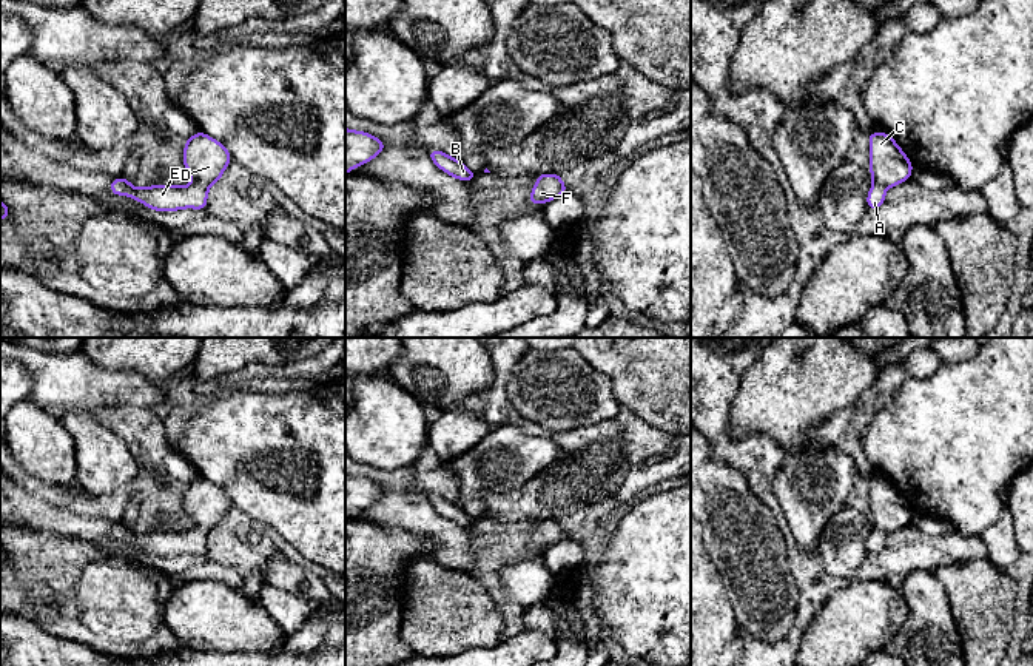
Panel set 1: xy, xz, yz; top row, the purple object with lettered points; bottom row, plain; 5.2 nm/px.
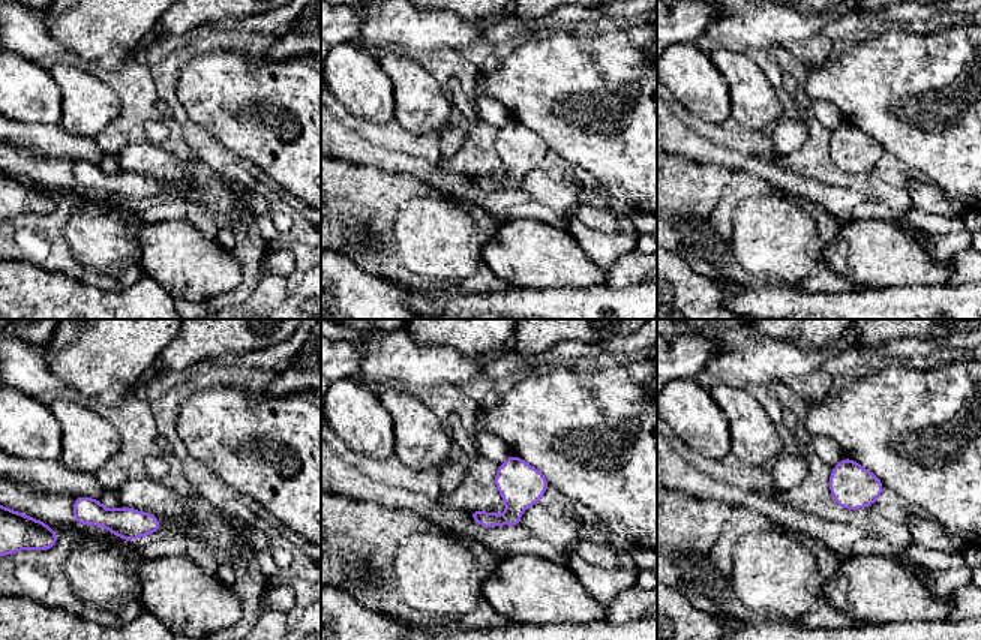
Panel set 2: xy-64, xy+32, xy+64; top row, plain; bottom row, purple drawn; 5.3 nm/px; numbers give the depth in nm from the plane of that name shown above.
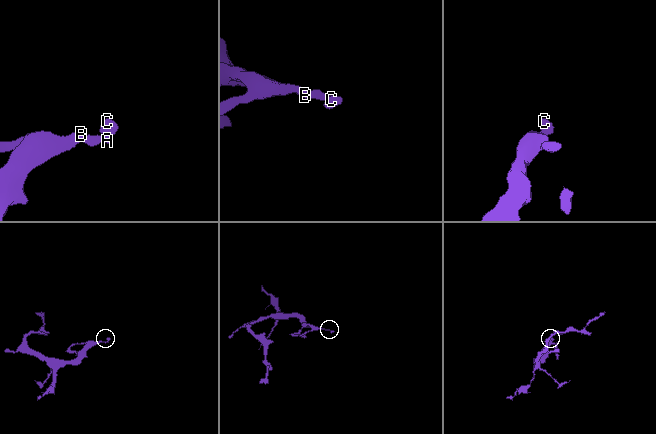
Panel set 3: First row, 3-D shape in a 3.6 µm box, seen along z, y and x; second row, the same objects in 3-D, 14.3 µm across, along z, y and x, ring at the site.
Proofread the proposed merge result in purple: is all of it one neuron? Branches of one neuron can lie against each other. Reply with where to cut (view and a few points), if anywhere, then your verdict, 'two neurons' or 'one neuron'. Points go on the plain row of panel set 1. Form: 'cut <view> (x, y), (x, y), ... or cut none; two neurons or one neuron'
cut none; one neuron

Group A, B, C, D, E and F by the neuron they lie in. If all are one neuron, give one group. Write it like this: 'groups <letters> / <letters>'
groups A B C D E F

